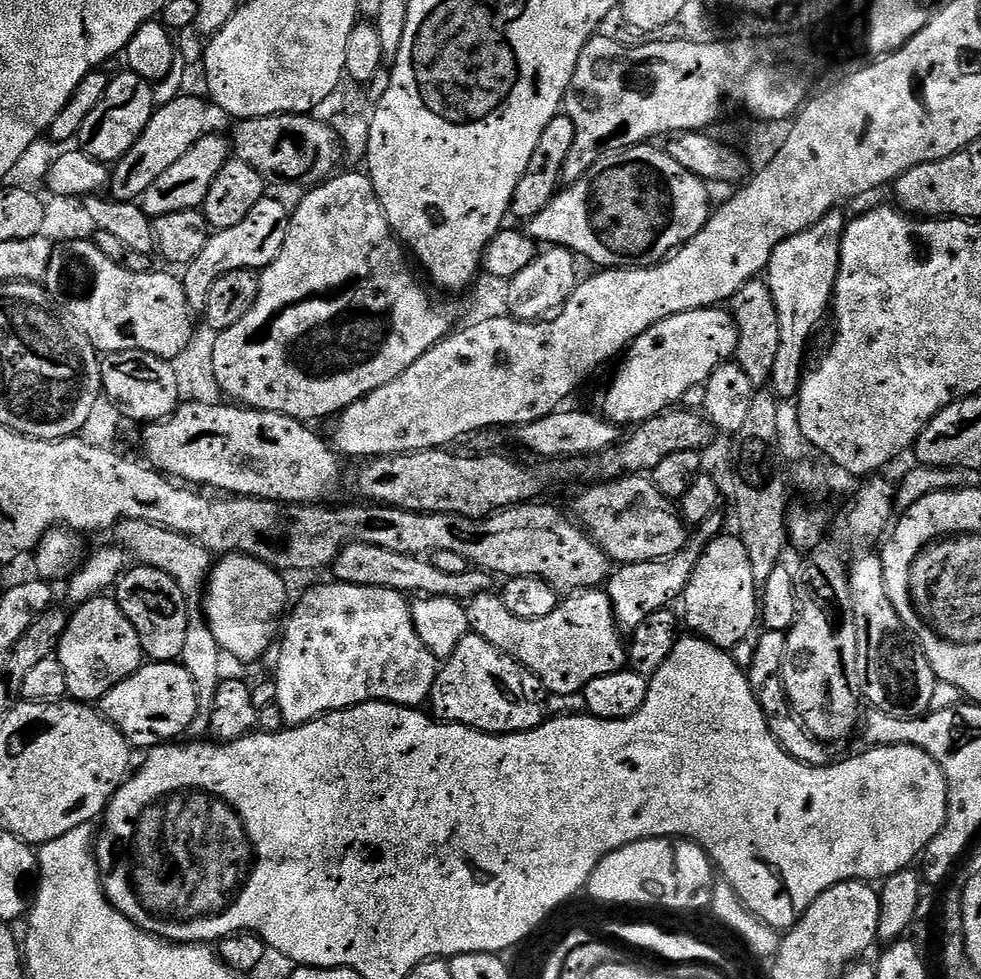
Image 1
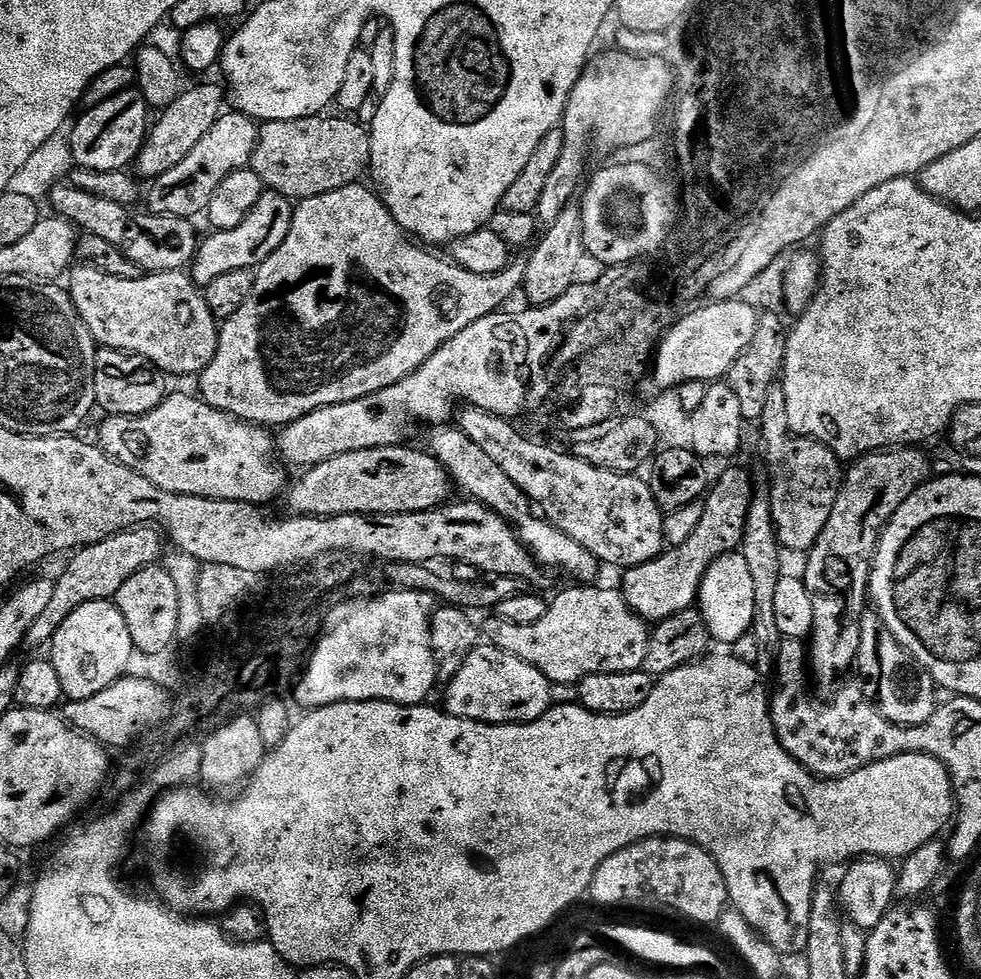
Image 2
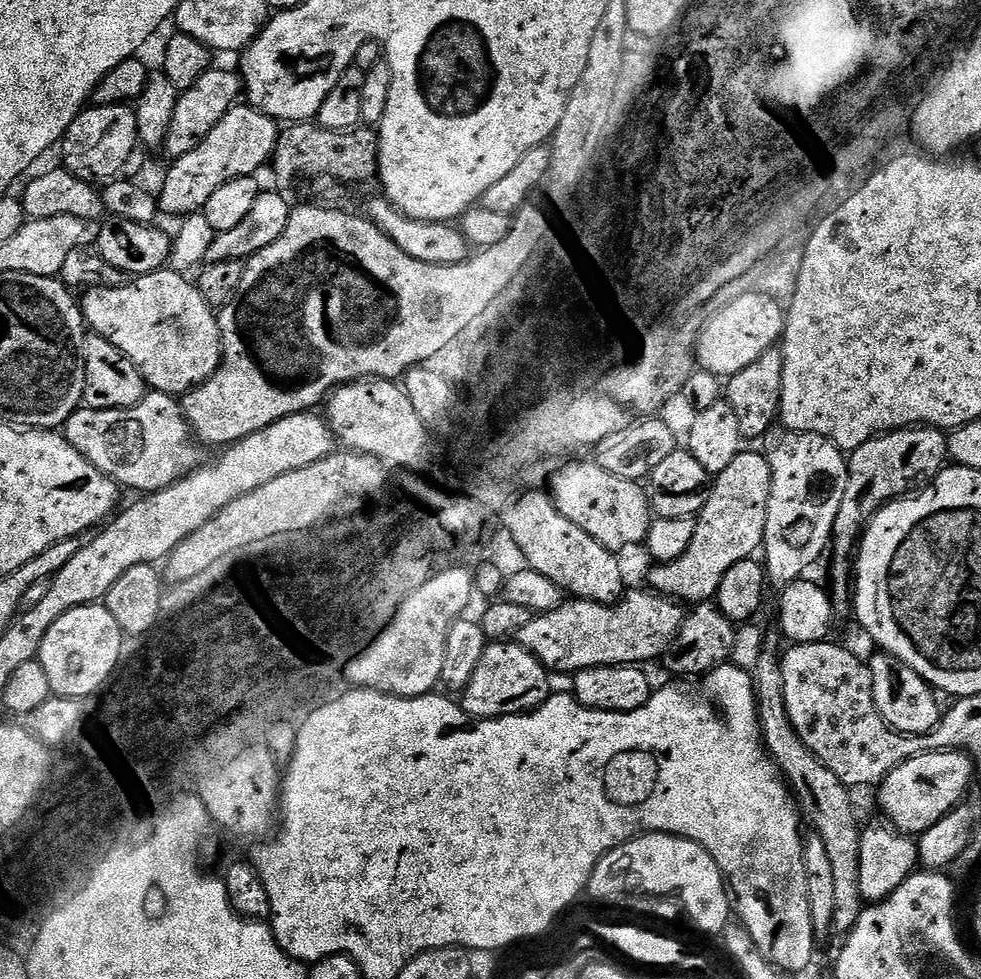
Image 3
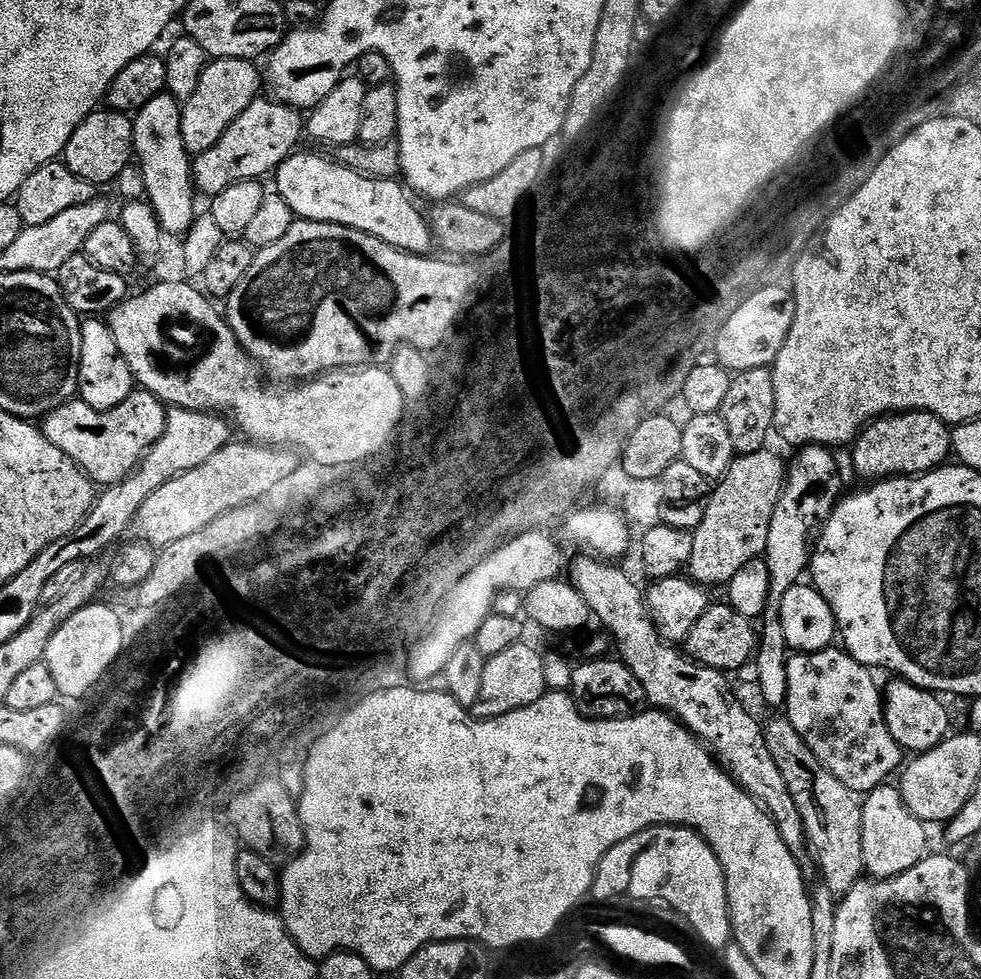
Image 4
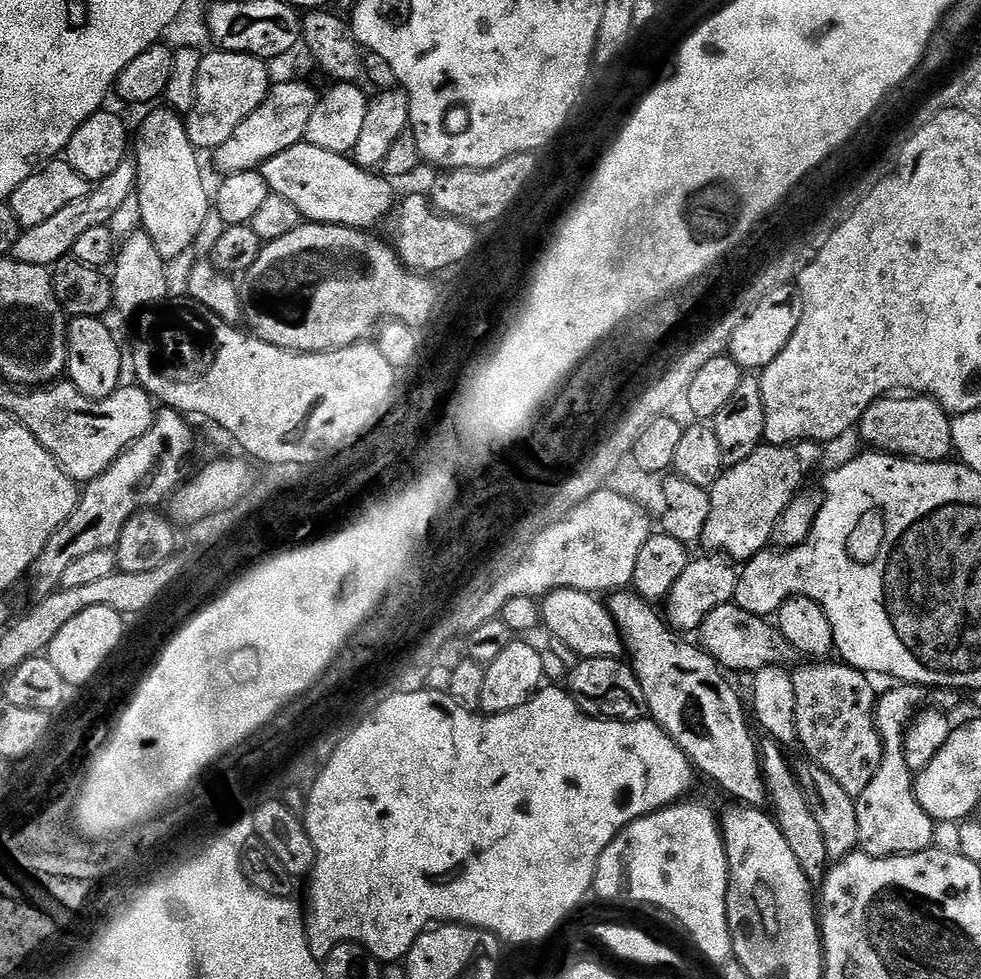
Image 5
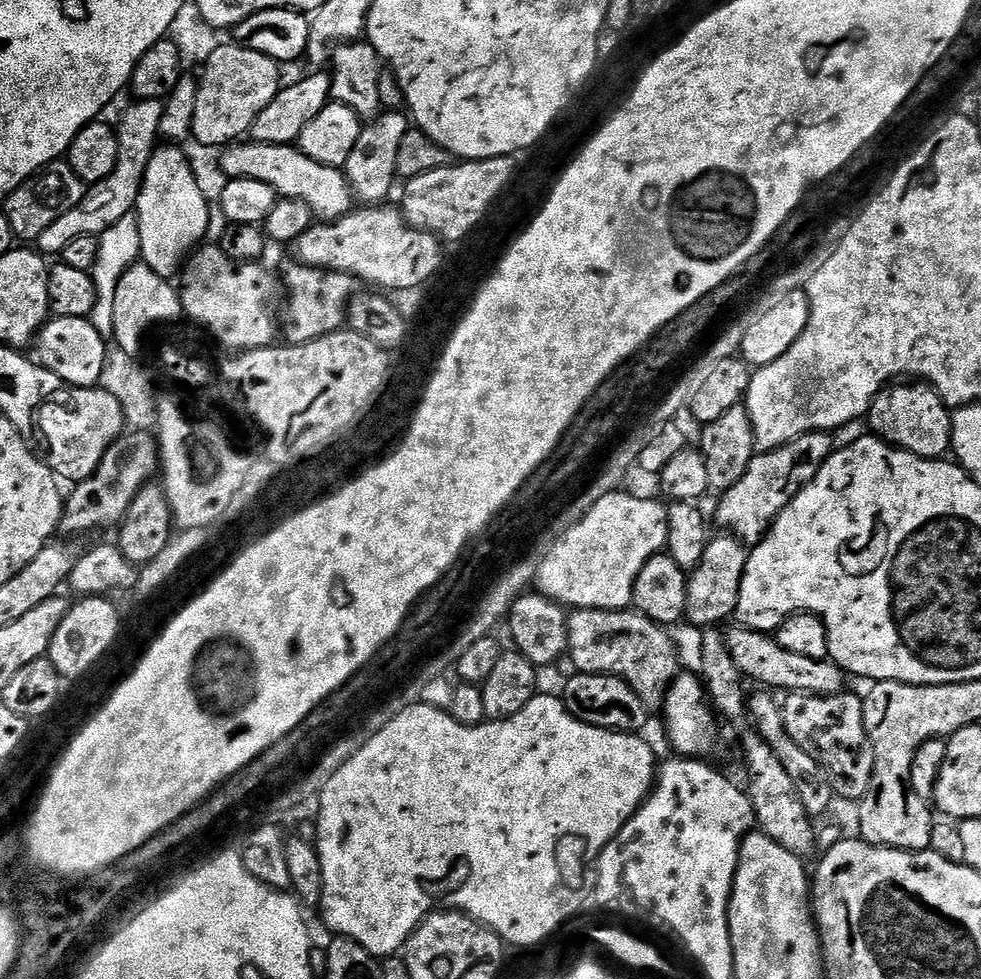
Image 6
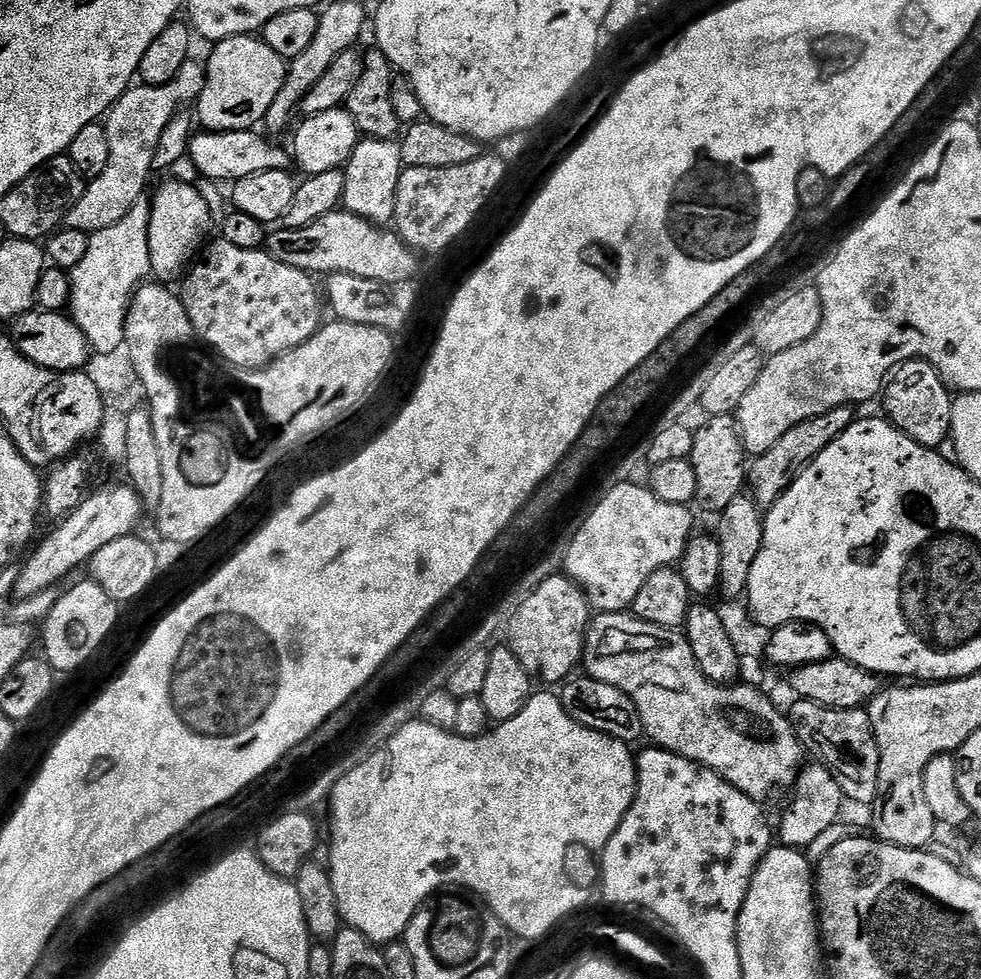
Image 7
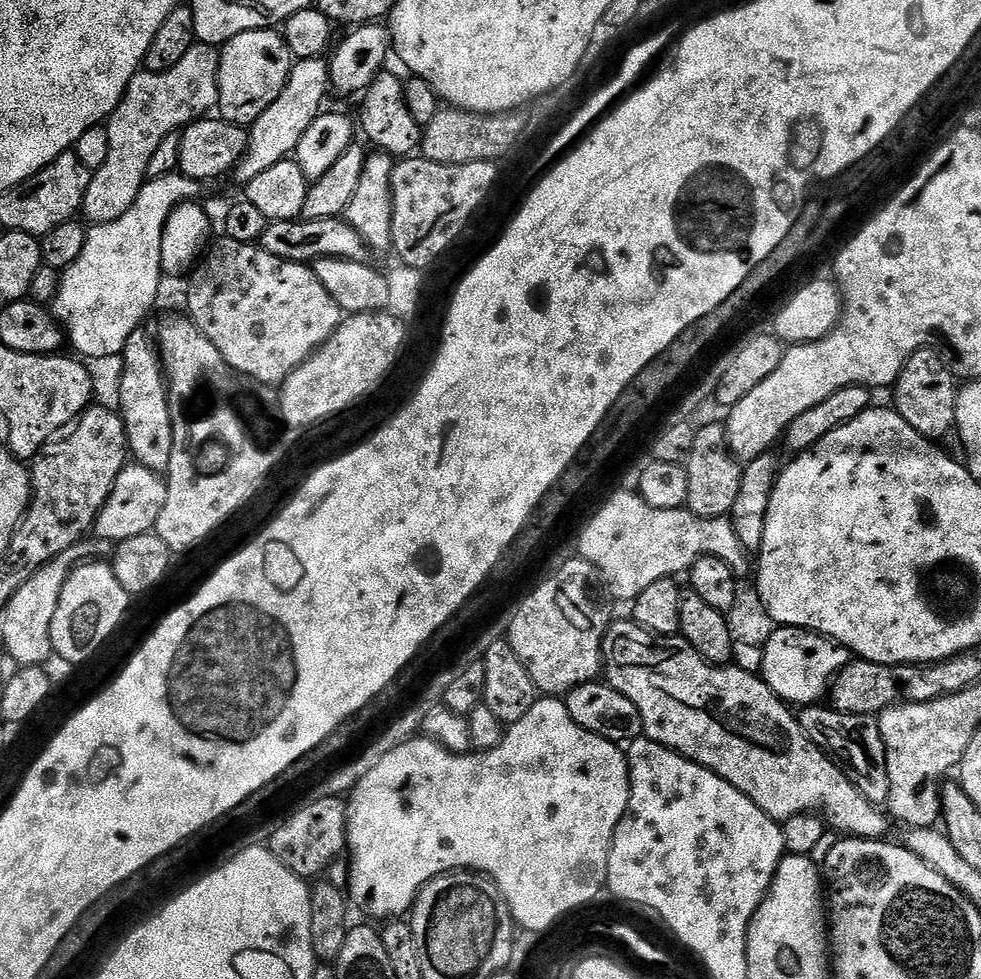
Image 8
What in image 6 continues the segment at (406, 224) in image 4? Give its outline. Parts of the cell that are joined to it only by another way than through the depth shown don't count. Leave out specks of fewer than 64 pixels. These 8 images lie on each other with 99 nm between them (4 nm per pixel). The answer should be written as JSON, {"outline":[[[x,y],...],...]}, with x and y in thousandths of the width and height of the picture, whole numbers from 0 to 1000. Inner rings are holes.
{"outline":[[[241,145],[227,152],[225,170],[229,178],[238,184],[259,182],[263,186],[271,186],[286,201],[312,206],[318,211],[319,218],[330,227],[349,223],[361,212],[361,197],[350,175],[328,170],[320,165],[320,161],[312,161],[312,157],[308,157],[305,150],[297,147]]]}

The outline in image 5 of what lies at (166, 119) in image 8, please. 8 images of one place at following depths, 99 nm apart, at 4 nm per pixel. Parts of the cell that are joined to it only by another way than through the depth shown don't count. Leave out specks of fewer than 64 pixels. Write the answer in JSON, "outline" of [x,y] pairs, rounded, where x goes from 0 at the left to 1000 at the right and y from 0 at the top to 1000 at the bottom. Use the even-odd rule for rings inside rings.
{"outline":[[[128,161],[124,170],[120,170],[120,174],[112,178],[112,182],[101,185],[88,202],[67,210],[67,215],[59,215],[59,219],[55,219],[55,223],[50,223],[48,227],[43,227],[43,231],[23,234],[18,247],[12,252],[11,260],[31,272],[49,274],[58,270],[63,263],[72,258],[75,247],[80,247],[81,241],[87,235],[105,229],[113,230],[116,218],[124,211],[124,206],[128,206],[128,202],[133,202],[139,195],[139,164]]]}

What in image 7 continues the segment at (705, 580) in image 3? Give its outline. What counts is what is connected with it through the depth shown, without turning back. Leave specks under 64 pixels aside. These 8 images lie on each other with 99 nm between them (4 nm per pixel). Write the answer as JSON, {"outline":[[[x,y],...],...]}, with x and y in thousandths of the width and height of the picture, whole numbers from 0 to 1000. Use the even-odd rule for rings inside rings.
{"outline":[[[872,416],[851,417],[842,423],[834,423],[834,427],[826,427],[809,435],[809,439],[801,439],[801,443],[793,447],[788,458],[766,471],[761,493],[765,495],[767,510],[775,516],[776,520],[786,519],[787,514],[806,496],[814,482],[831,466],[838,464],[838,460],[842,460],[842,456],[846,456],[846,451],[850,451],[850,447],[854,447],[854,443],[862,440],[873,428],[875,428],[875,421]]]}

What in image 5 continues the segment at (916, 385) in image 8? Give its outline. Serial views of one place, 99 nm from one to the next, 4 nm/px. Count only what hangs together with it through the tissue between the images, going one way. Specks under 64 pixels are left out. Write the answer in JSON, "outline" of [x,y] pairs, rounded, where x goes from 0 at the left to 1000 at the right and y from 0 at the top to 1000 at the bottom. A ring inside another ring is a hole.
{"outline":[[[906,402],[892,409],[879,423],[875,442],[886,459],[914,468],[933,468],[943,472],[962,472],[971,465],[971,426],[949,404]],[[967,465],[967,466],[966,466]]]}

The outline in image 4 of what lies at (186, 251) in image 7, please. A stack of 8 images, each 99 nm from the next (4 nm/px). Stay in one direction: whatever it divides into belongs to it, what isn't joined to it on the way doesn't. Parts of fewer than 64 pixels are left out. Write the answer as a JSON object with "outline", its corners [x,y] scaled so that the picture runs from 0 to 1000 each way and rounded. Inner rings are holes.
{"outline":[[[168,92],[161,96],[161,100],[149,104],[145,112],[138,114],[135,125],[136,156],[149,184],[149,202],[168,238],[182,241],[194,234],[200,223],[200,216],[197,215],[200,195],[196,182],[196,163],[186,145],[185,109],[185,103],[177,101]]]}

